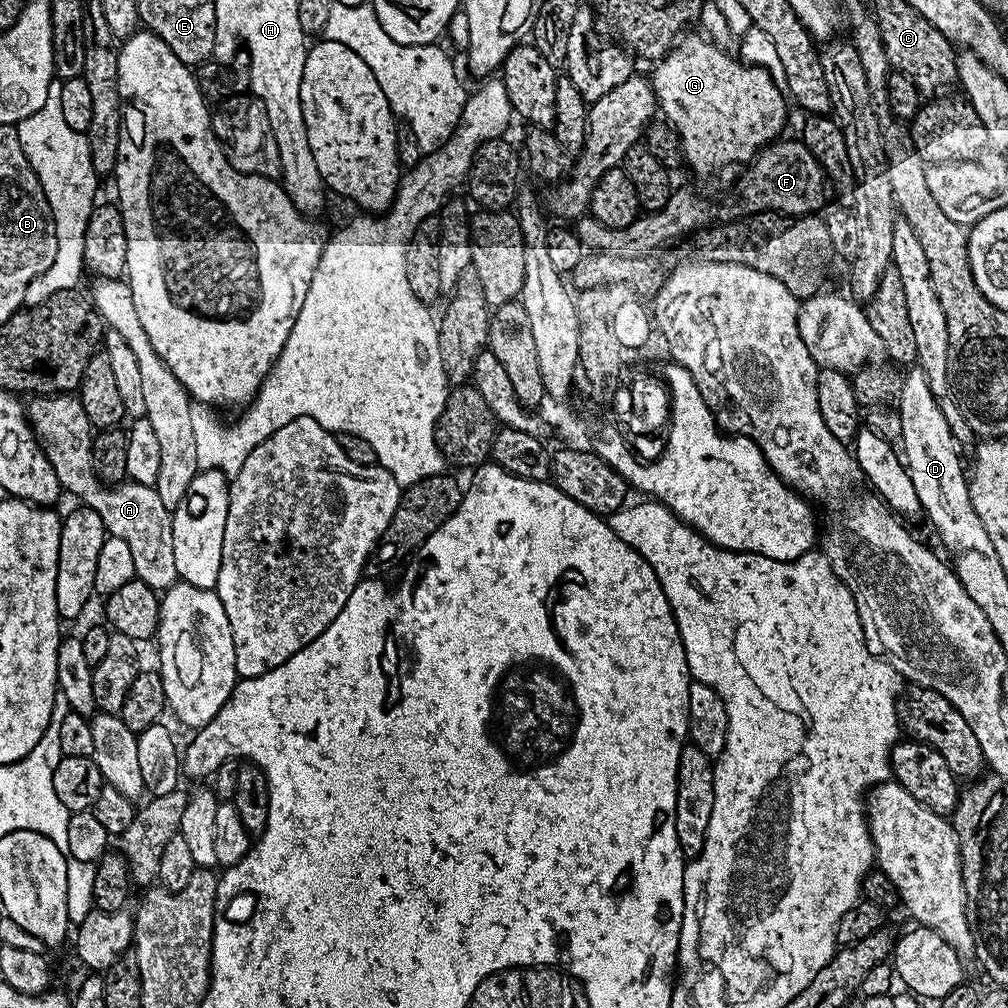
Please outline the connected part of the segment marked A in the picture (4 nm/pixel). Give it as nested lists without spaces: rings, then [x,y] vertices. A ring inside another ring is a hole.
[[[39,394],[27,401],[26,411],[36,441],[46,454],[61,489],[65,493],[73,492],[81,505],[92,508],[104,523],[104,531],[114,538],[122,538],[130,546],[134,558],[136,579],[146,582],[153,590],[162,594],[171,584],[177,583],[178,566],[174,566],[174,526],[172,514],[150,485],[133,482],[121,482],[114,485],[103,483],[96,475],[92,457],[92,437],[94,429],[88,421],[82,402],[72,394]]]

